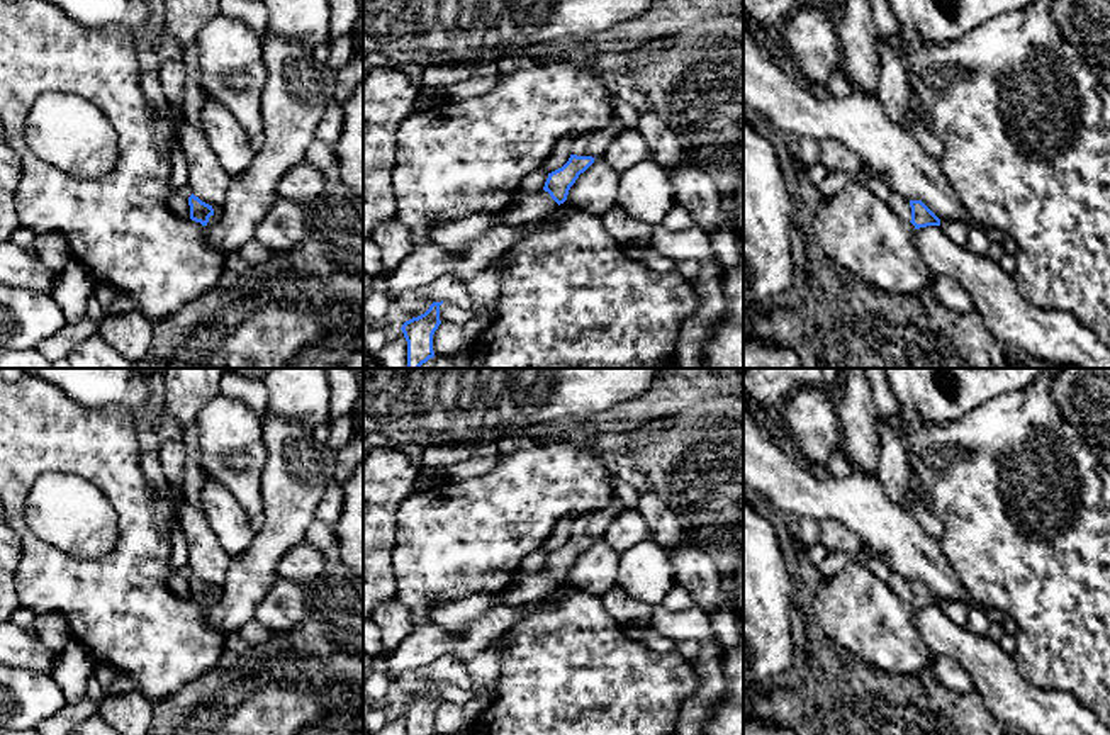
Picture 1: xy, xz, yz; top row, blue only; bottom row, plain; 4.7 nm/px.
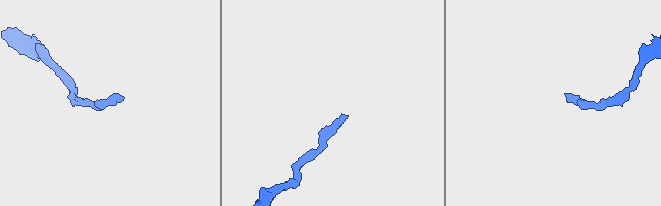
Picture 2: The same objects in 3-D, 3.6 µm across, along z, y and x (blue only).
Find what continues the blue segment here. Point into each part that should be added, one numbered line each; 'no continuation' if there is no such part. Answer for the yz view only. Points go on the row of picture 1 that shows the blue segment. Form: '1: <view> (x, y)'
1: yz (898, 204)

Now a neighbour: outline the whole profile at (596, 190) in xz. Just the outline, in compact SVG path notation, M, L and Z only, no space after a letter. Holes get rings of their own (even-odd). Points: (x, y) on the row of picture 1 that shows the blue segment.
M603 156L596 158L570 187L567 200L584 212L603 217L616 205L618 178L619 173L608 166Z

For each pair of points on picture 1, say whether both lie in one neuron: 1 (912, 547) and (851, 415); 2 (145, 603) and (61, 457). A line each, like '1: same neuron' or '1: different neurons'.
1: different neurons
2: same neuron

